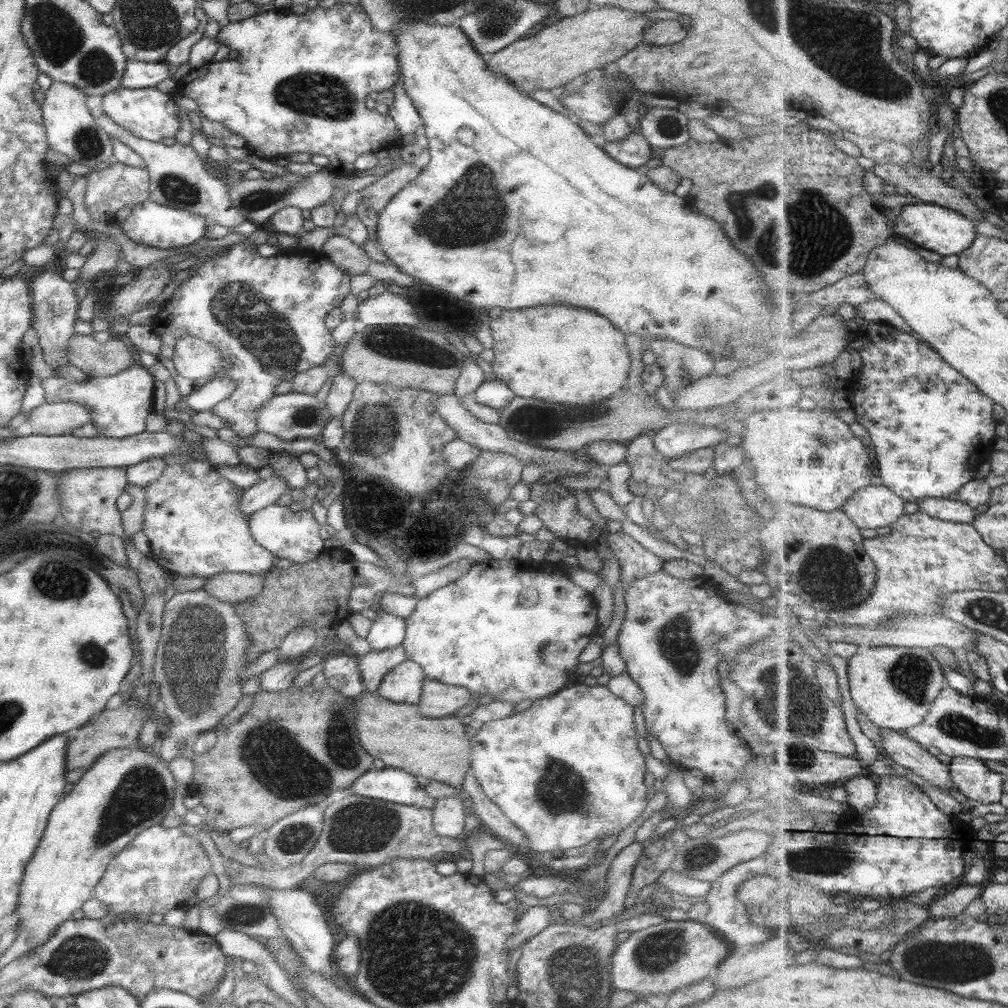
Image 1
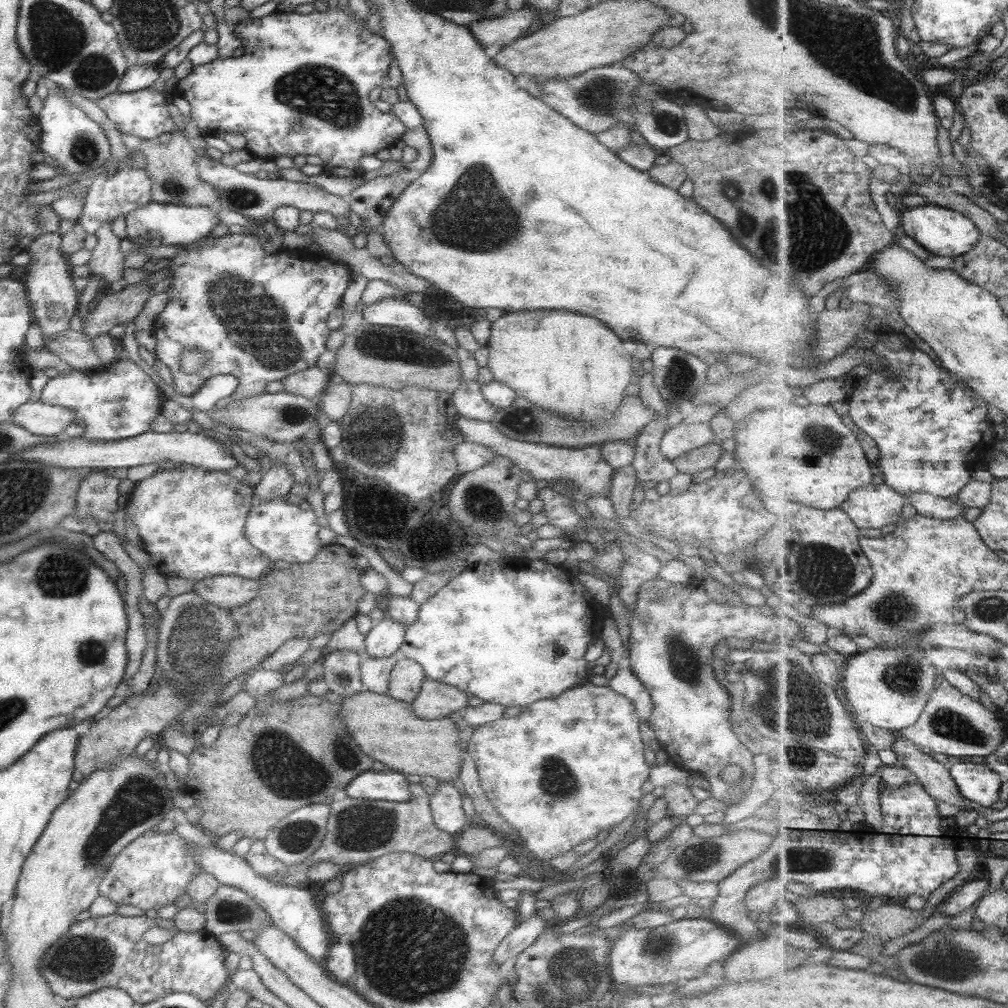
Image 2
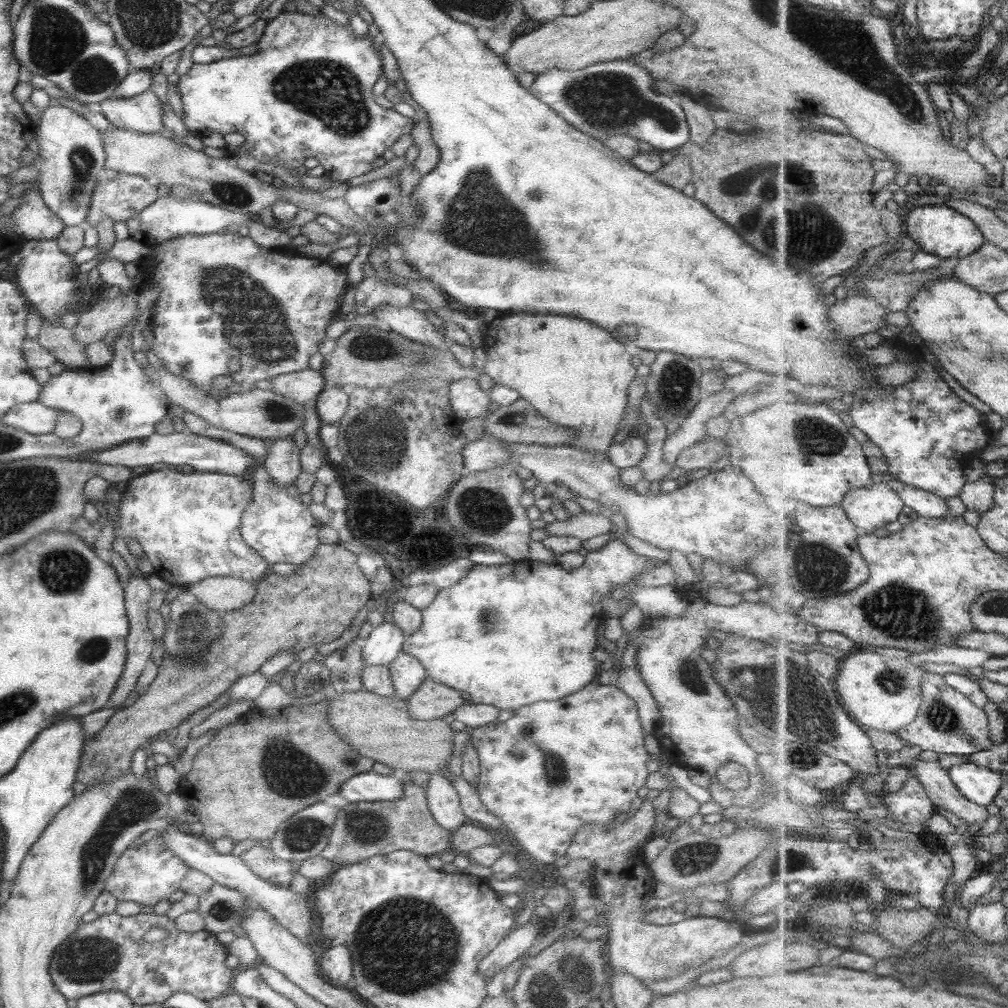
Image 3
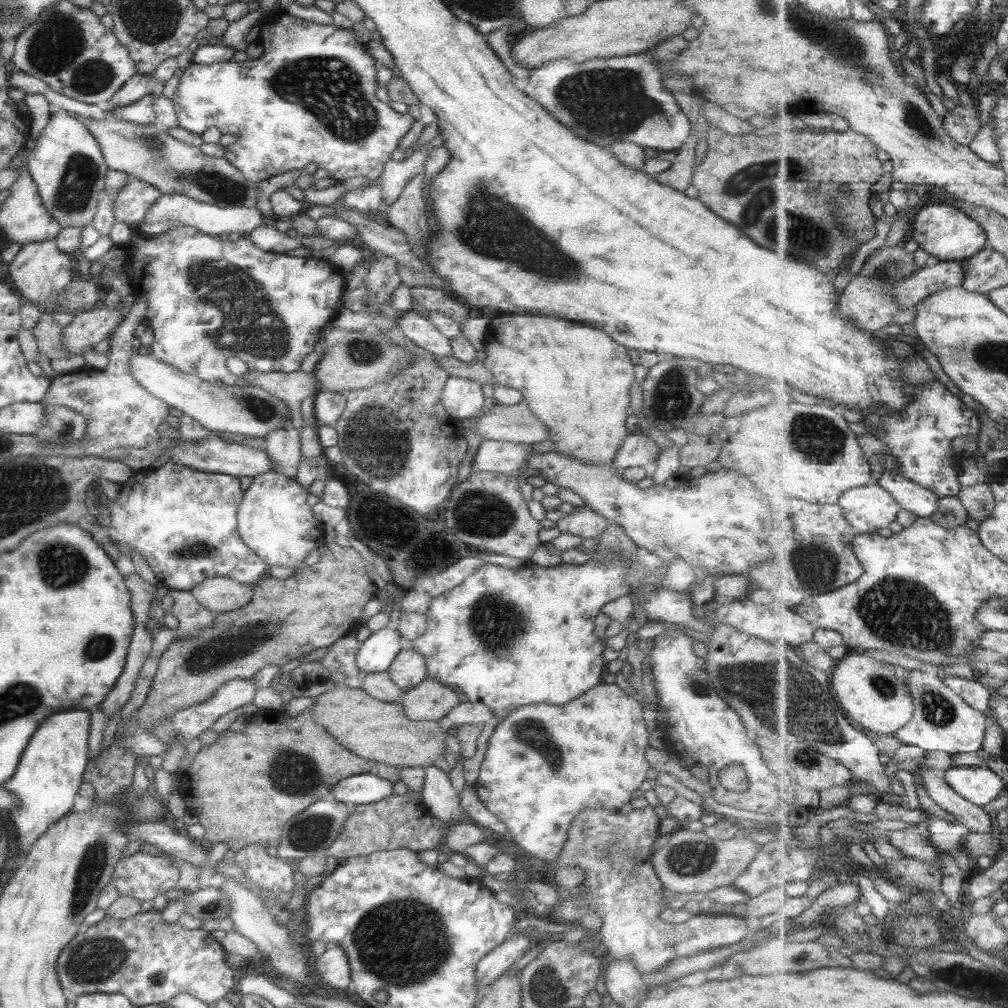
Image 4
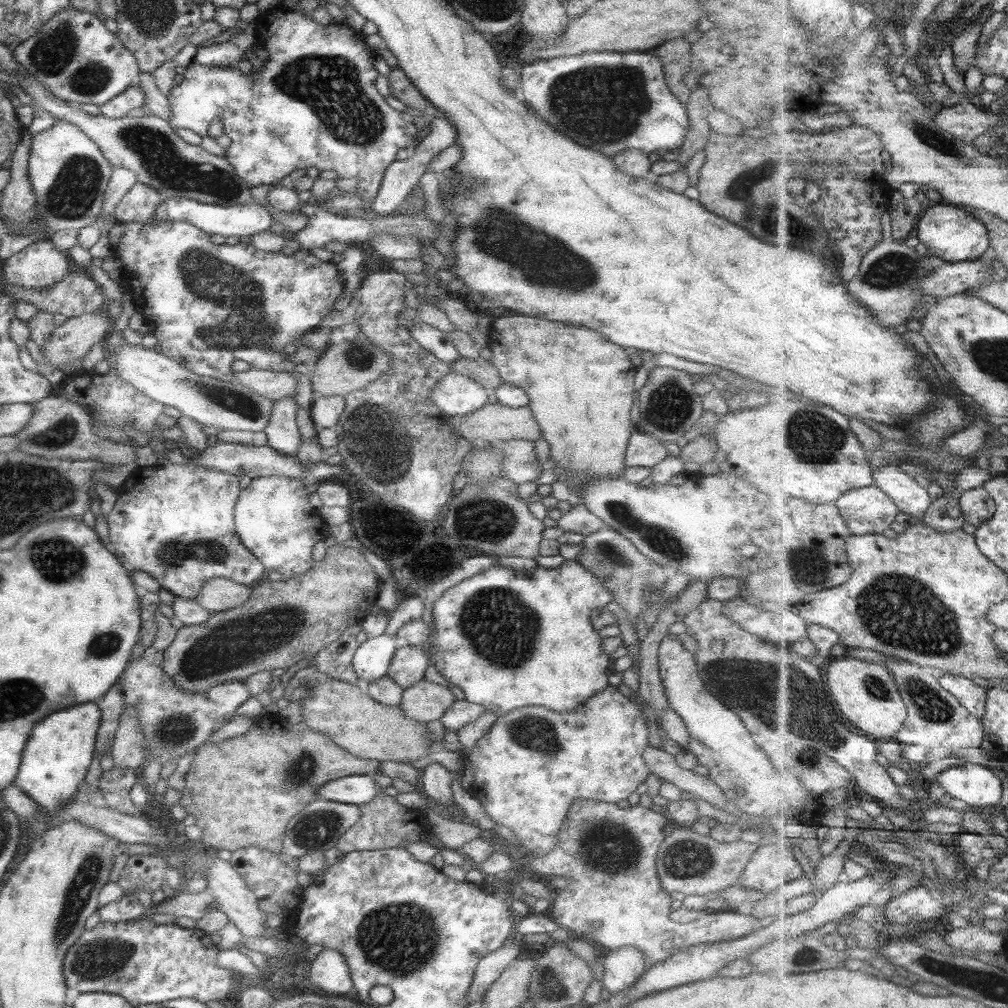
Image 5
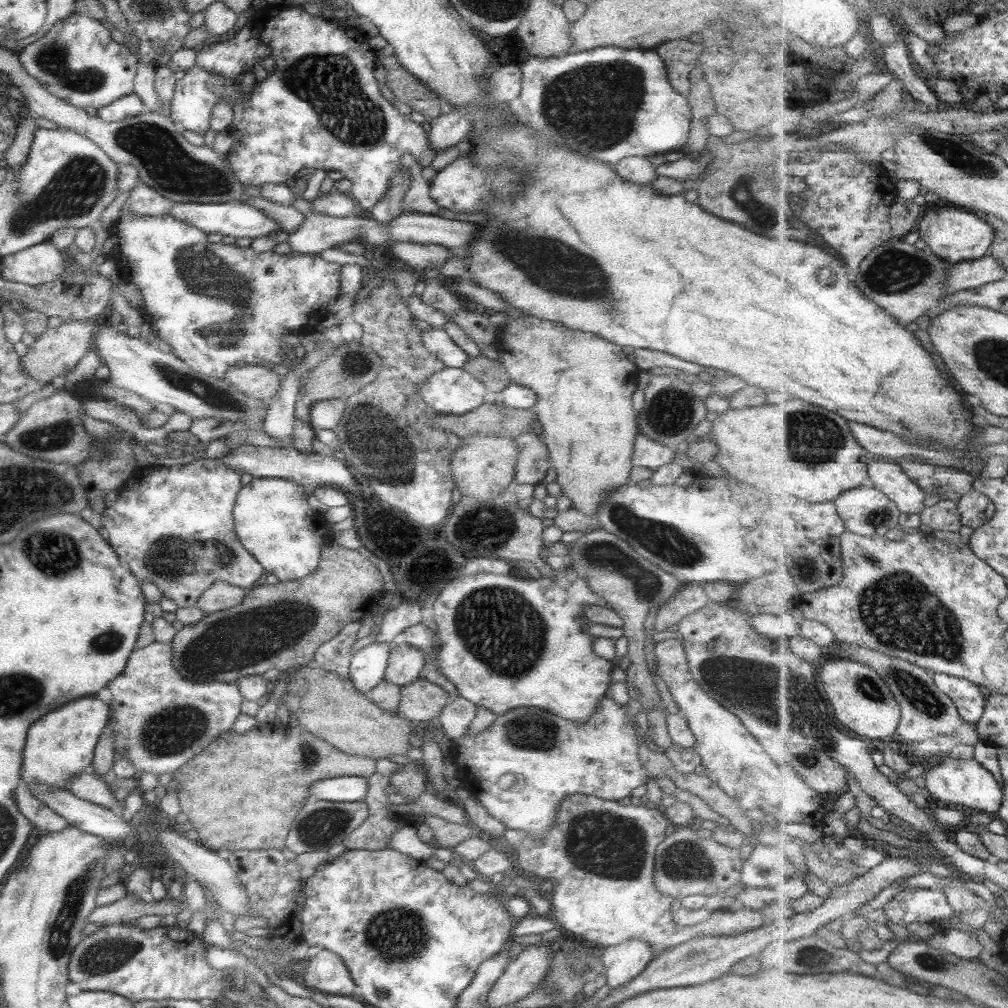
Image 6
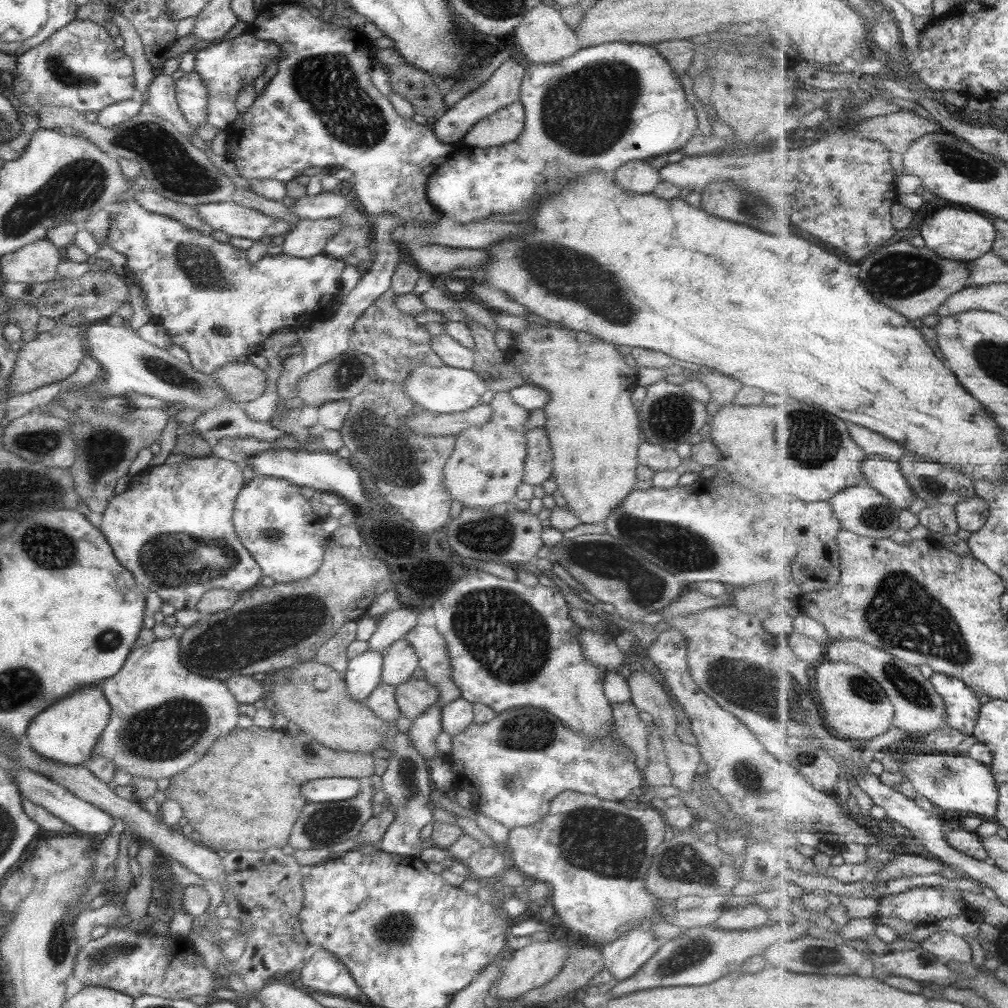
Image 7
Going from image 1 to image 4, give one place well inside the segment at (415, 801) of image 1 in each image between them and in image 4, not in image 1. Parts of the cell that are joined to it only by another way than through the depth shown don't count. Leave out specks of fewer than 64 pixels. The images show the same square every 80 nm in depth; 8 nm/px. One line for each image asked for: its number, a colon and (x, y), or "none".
2: (388, 785)
3: (366, 787)
4: (365, 788)

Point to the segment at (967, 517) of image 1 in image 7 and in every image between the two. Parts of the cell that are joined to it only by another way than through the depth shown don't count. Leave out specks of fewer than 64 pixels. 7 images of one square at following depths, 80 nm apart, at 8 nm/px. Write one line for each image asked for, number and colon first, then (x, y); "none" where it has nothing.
2: (928, 505)
3: (926, 504)
4: (920, 501)
5: (913, 499)
6: (889, 477)
7: (886, 476)

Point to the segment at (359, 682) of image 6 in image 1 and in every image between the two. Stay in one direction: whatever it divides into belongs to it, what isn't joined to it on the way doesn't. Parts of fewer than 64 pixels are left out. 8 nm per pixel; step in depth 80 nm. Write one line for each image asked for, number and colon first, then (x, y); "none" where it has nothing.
1: (387, 631)
2: (384, 638)
3: (380, 647)
4: (374, 654)
5: (370, 660)

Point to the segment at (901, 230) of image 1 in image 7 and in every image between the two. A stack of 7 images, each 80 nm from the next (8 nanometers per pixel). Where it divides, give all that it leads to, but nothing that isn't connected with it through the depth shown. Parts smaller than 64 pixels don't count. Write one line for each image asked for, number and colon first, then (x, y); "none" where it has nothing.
2: (942, 231)
3: (941, 230)
4: (947, 233)
5: (953, 234)
6: (956, 234)
7: (955, 232)

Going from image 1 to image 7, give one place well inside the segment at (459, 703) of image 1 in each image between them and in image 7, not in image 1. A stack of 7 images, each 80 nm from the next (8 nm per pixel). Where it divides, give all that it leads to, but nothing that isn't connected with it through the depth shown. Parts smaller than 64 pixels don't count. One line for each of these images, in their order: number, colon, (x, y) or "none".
2: (434, 700)
3: (430, 700)
4: (429, 700)
5: (423, 701)
6: (420, 700)
7: (412, 697)

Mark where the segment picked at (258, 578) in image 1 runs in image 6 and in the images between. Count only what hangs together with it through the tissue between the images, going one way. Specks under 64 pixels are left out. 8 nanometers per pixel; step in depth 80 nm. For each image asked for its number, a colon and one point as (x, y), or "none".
2: (224, 591)
3: (221, 594)
4: (218, 594)
5: (216, 595)
6: (219, 596)

